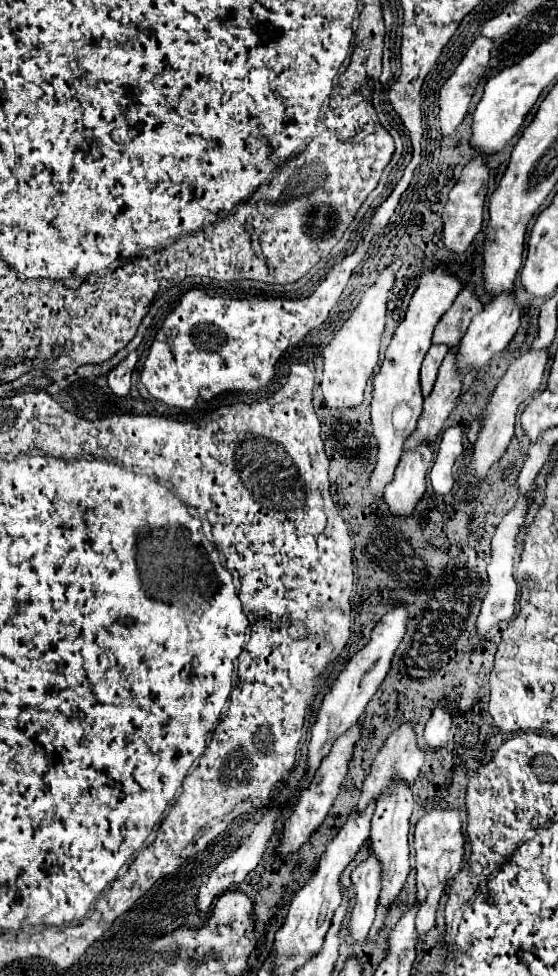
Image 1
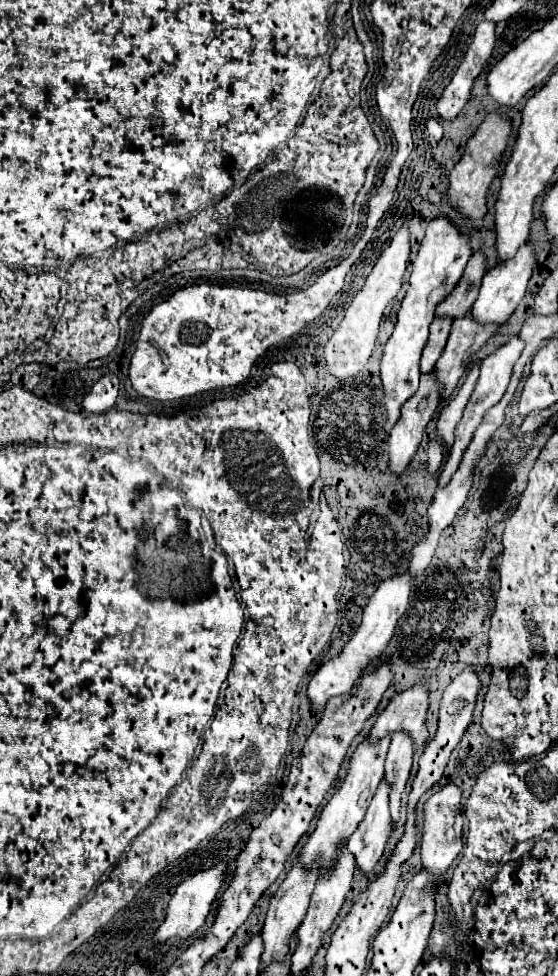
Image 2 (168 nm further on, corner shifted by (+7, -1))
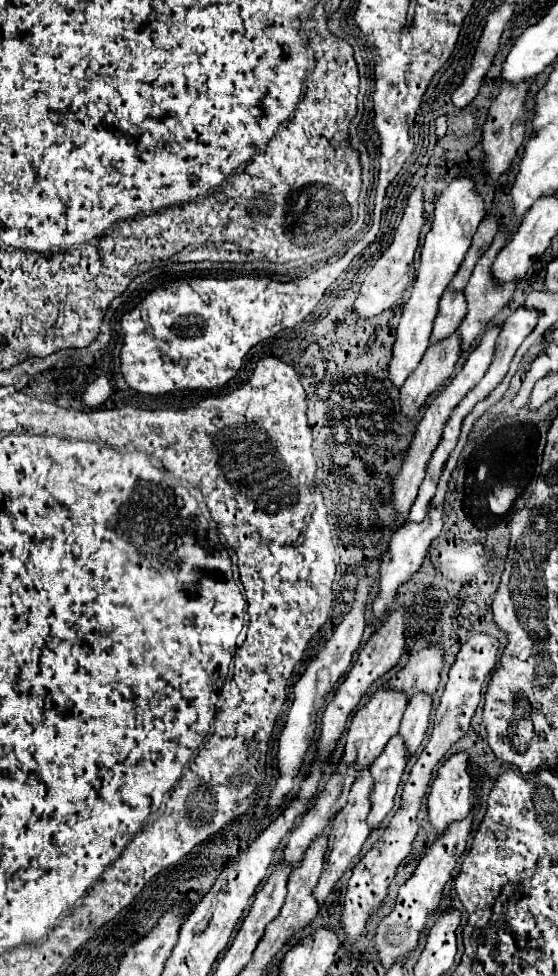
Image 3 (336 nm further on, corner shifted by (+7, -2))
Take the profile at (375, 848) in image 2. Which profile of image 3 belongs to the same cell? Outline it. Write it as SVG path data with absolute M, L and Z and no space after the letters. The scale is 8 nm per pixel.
M394 736L388 740L386 748L374 760L370 772L374 778L374 790L372 790L372 810L368 814L368 826L376 830L382 822L382 818L392 810L394 796L400 784L400 778L408 764L408 748L406 742L402 742L402 736Z

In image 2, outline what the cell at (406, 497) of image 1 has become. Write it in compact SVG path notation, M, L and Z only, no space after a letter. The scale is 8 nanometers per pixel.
M426 373L420 377L420 389L416 391L416 395L412 399L408 399L402 407L402 417L400 421L394 425L394 429L390 431L390 439L388 439L388 445L390 445L390 473L400 477L406 469L408 469L408 463L414 459L422 439L424 439L424 431L426 431L426 425L434 419L436 415L436 409L438 409L438 401L440 401L440 387L438 383L434 381L432 373Z

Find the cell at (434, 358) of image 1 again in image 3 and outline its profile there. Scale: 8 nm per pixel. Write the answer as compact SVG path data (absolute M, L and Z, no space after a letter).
M448 288L442 294L440 310L434 320L434 330L432 330L430 342L434 342L434 340L438 342L440 338L446 338L446 334L450 336L452 332L458 330L458 324L466 316L466 300L464 298L466 298L464 292L452 292L452 288Z

